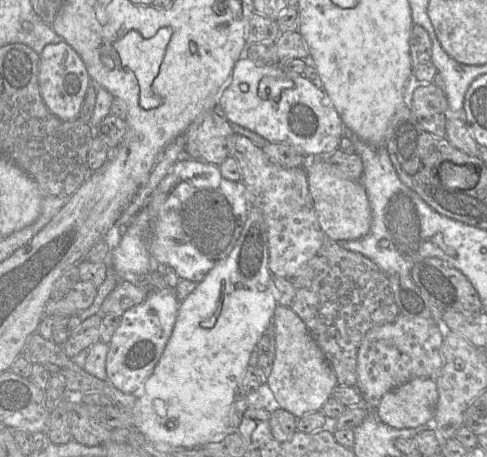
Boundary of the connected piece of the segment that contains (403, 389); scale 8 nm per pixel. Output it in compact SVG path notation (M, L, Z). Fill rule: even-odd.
M415 378L387 392L377 408L380 420L397 429L427 424L439 401L436 381Z

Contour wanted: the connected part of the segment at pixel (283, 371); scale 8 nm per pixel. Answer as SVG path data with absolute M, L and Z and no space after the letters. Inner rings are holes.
M277 306L273 315L276 355L267 384L280 408L296 418L320 411L332 397L336 375L307 326L290 306Z

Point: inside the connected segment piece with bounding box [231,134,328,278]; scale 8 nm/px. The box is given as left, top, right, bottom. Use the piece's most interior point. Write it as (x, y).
(282, 194)

